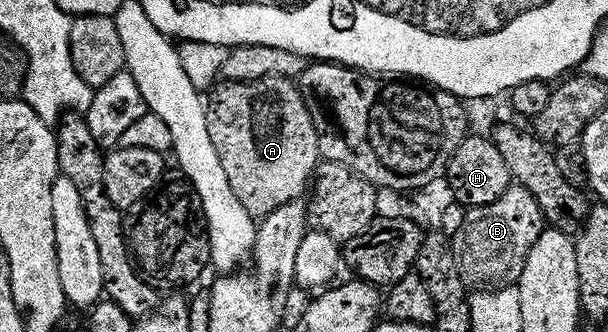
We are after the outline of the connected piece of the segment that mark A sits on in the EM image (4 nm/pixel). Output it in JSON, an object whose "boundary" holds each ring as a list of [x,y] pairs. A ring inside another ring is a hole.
{"boundary":[[[274,74],[265,80],[252,82],[224,81],[210,91],[207,119],[209,137],[213,140],[213,148],[217,148],[221,168],[225,168],[229,188],[233,188],[237,200],[245,204],[245,212],[249,212],[251,218],[268,218],[270,214],[277,212],[277,208],[300,201],[308,193],[315,172],[321,165],[319,137],[303,94],[292,79],[279,78]]]}

